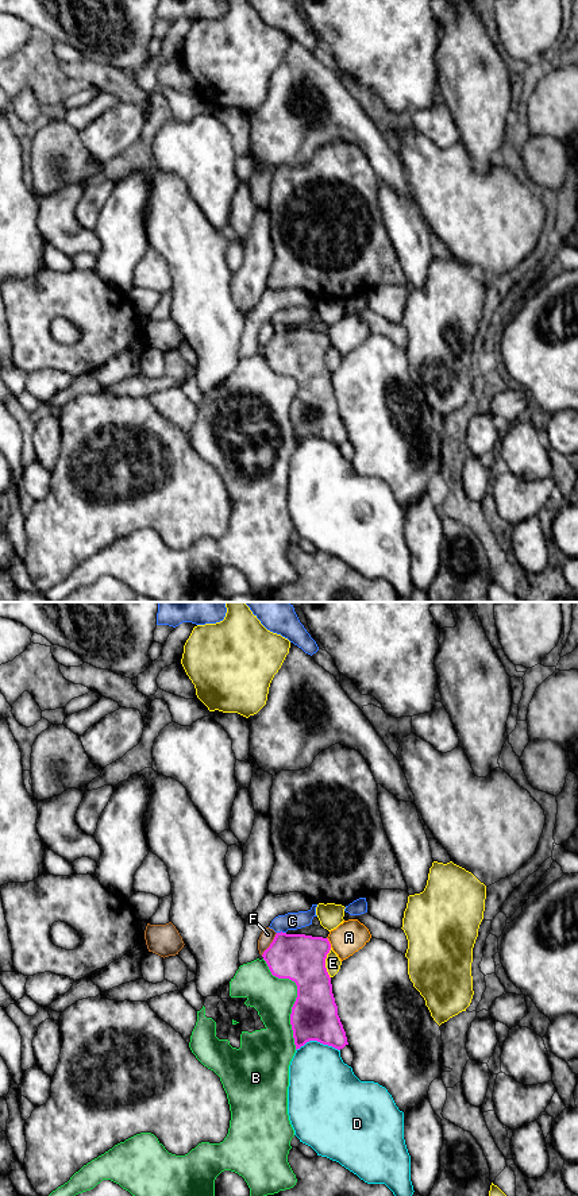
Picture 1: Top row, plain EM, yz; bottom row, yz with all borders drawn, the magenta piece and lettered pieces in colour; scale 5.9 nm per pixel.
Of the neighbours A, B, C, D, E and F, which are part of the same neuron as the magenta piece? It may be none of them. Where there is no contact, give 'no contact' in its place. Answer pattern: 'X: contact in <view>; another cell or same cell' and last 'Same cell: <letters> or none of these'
A: contact in yz; another cell
B: contact in yz; another cell
C: contact in yz; another cell
D: contact in yz; another cell
E: contact in yz; another cell
F: contact in yz; another cell
Same cell: none of these

